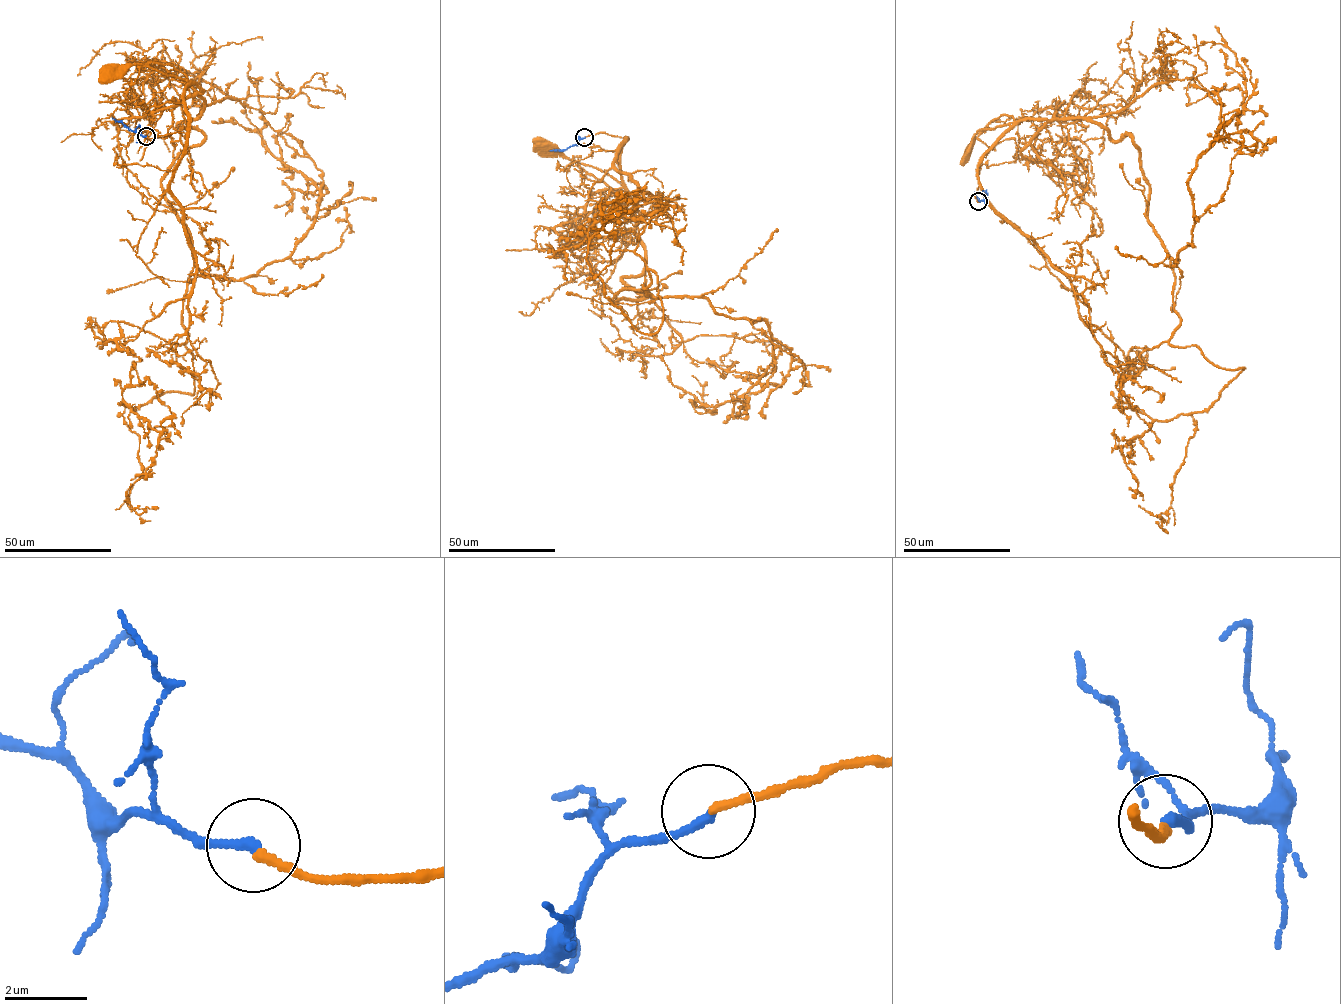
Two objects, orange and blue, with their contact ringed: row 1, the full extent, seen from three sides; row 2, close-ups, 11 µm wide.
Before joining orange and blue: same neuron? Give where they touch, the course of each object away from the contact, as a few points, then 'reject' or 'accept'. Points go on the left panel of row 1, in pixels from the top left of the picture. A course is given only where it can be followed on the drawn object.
at (146, 136); orange runs (146, 137), (187, 132), (188, 115), (183, 91), (189, 81), (135, 64), (117, 67), (107, 77); blue runs (146, 136), (112, 117); accept

